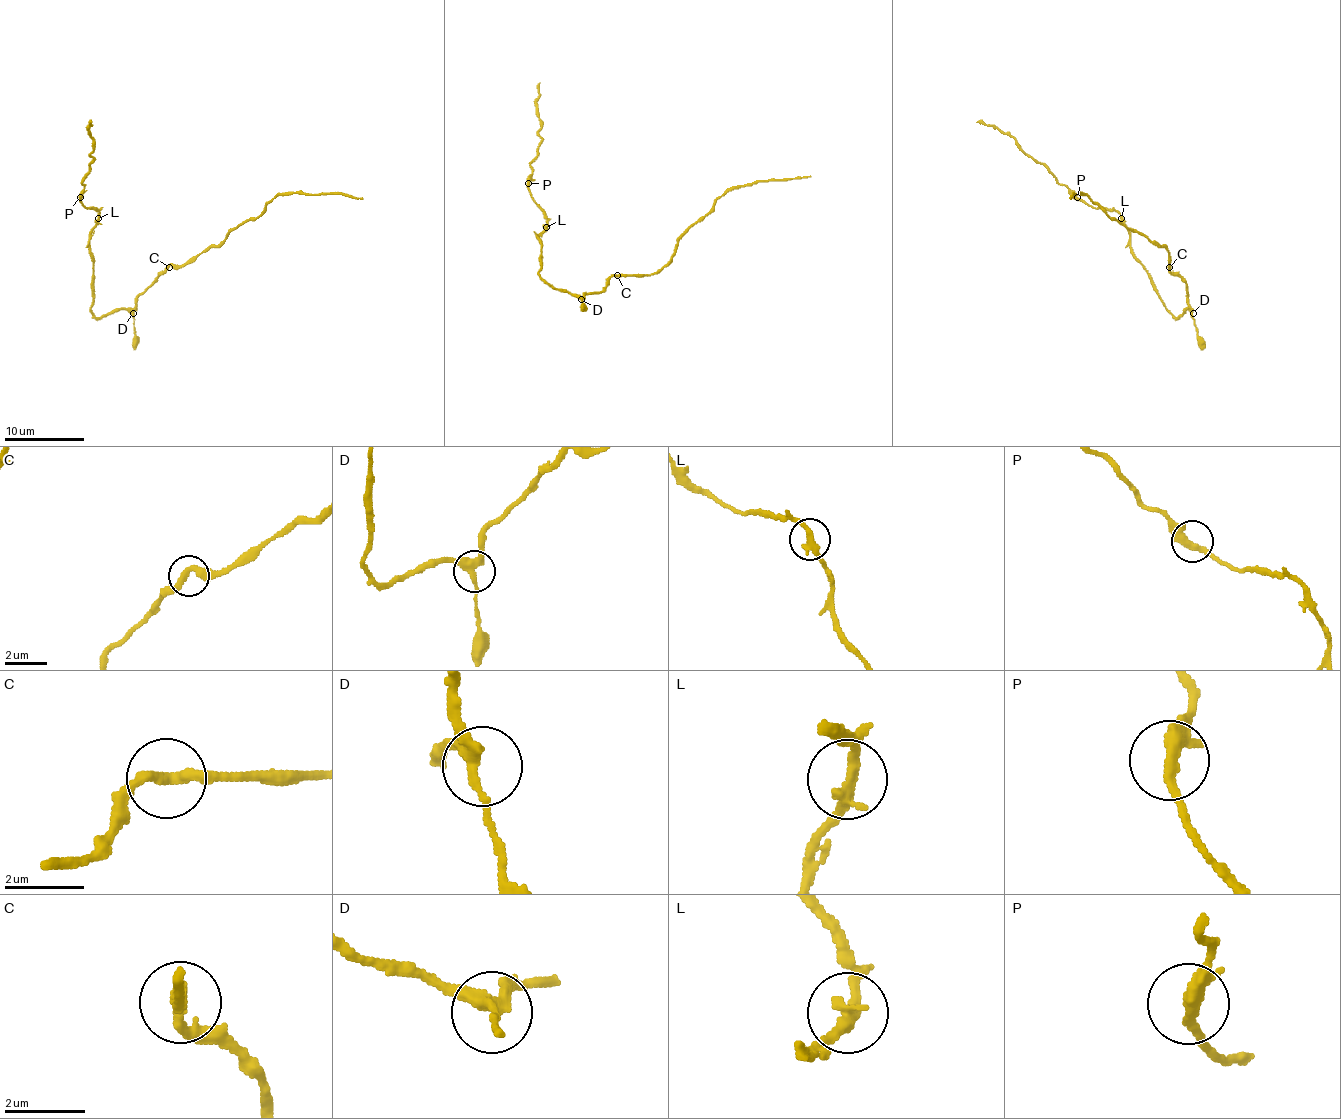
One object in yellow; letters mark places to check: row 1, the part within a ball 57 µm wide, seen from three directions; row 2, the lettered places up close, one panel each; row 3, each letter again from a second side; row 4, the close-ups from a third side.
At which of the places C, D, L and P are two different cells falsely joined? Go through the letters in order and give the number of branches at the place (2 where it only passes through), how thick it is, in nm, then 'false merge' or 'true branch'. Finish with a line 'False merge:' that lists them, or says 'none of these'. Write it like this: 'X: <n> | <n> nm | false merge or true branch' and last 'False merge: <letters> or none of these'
C: 2 | 300 nm | true branch
D: 3 | 300 nm | true branch
L: 2 | 280 nm | true branch
P: 3 | 280 nm | true branch
False merge: none of these

